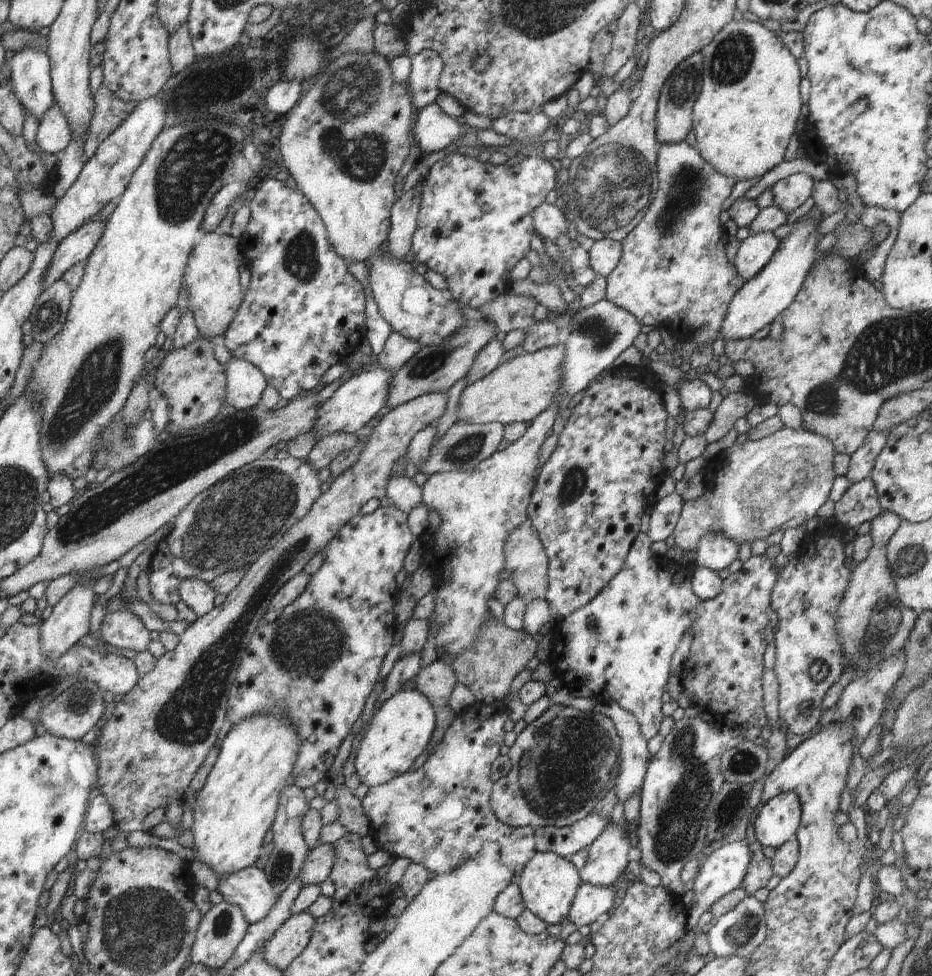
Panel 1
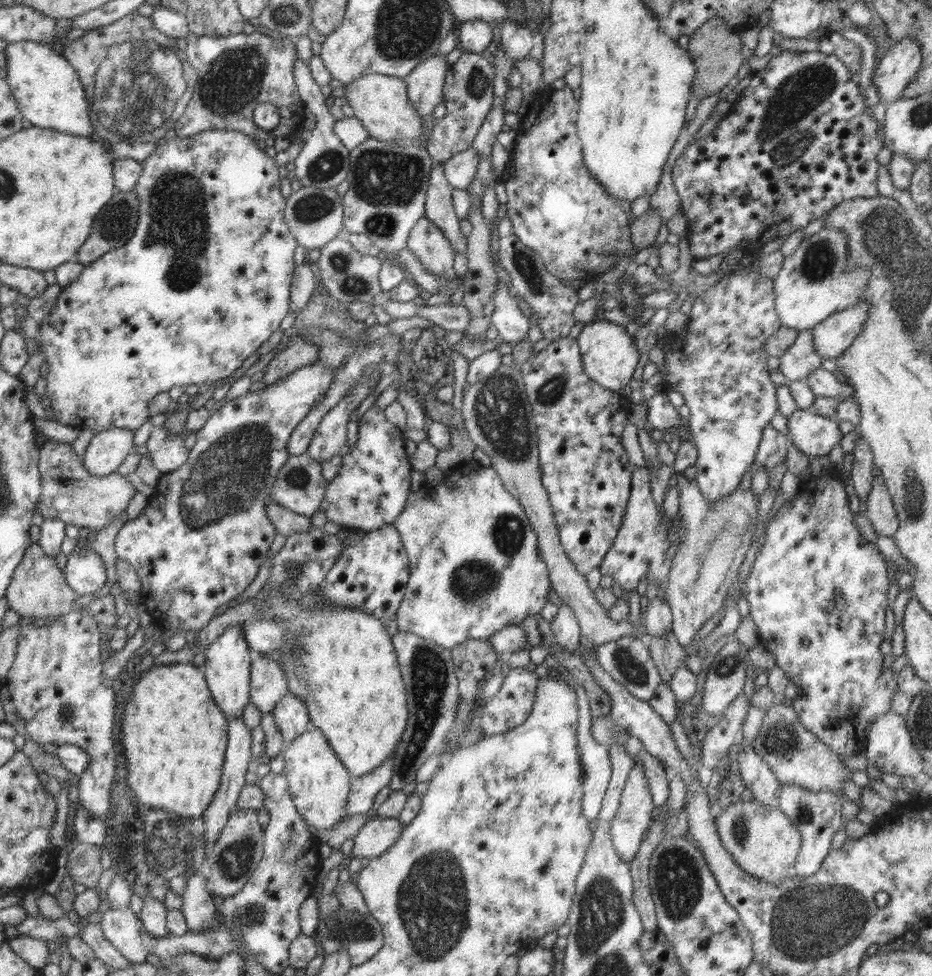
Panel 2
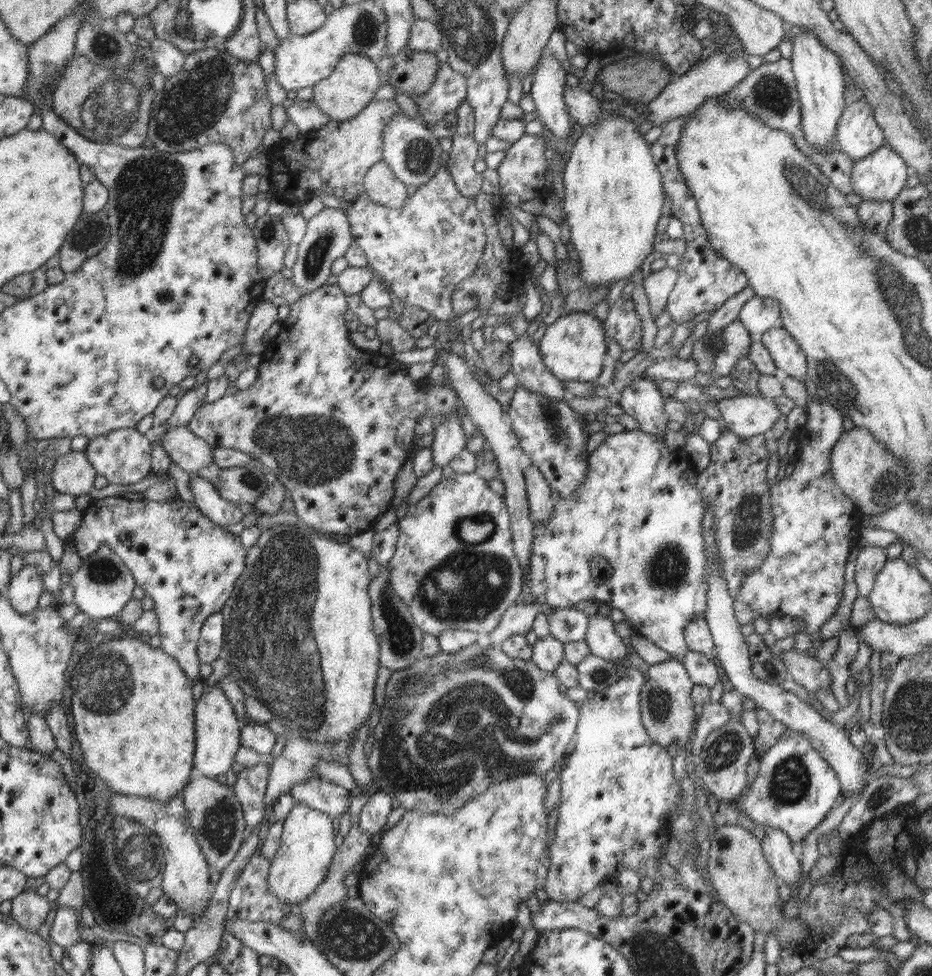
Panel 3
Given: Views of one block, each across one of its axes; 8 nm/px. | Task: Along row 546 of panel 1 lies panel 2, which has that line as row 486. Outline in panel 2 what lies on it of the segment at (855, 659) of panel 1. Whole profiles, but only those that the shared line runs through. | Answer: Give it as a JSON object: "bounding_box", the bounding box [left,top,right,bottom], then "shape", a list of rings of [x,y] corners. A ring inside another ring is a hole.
{"bounding_box":[863,473,899,536],"shape":[[[876,473],[872,481],[872,489],[863,507],[863,515],[873,524],[878,536],[890,536],[898,530],[899,520],[893,507],[884,477]]]}

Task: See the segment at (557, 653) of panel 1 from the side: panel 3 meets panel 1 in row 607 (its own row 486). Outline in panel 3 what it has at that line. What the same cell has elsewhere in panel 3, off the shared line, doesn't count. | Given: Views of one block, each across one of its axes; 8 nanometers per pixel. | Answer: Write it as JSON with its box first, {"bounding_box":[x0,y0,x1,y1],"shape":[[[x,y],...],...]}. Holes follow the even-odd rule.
{"bounding_box":[520,430,707,660],"shape":[[[626,430],[609,437],[605,446],[594,450],[588,458],[588,478],[586,482],[578,488],[578,492],[572,498],[562,498],[555,502],[554,512],[546,526],[536,526],[534,524],[534,542],[532,542],[532,557],[530,557],[530,573],[523,574],[523,590],[520,596],[520,602],[526,604],[548,604],[554,609],[566,608],[572,609],[582,600],[592,600],[600,603],[608,603],[612,609],[618,609],[625,615],[625,619],[630,621],[634,631],[638,635],[645,637],[654,645],[666,650],[671,654],[670,658],[681,660],[689,651],[685,642],[685,627],[694,619],[694,616],[706,613],[707,606],[707,585],[706,585],[706,554],[704,532],[702,532],[702,521],[704,520],[700,489],[696,486],[698,472],[694,470],[690,462],[690,457],[681,444],[667,445],[656,436],[645,433],[642,430]],[[596,556],[603,556],[612,566],[612,577],[606,580],[604,584],[595,584],[589,568],[589,562]]]}

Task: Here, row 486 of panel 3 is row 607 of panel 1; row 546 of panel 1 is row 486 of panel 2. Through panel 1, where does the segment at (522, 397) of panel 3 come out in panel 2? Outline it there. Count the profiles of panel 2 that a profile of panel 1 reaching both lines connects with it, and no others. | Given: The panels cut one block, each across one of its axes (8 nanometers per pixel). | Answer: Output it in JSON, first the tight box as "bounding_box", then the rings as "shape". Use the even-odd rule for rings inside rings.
{"bounding_box":[518,336,635,575],"shape":[[[568,336],[548,341],[544,350],[532,353],[528,361],[518,365],[524,379],[524,394],[532,405],[537,426],[541,481],[549,496],[560,544],[578,573],[587,575],[602,564],[626,514],[635,469],[621,445],[628,403],[617,391],[604,388],[584,372],[576,338]]]}

